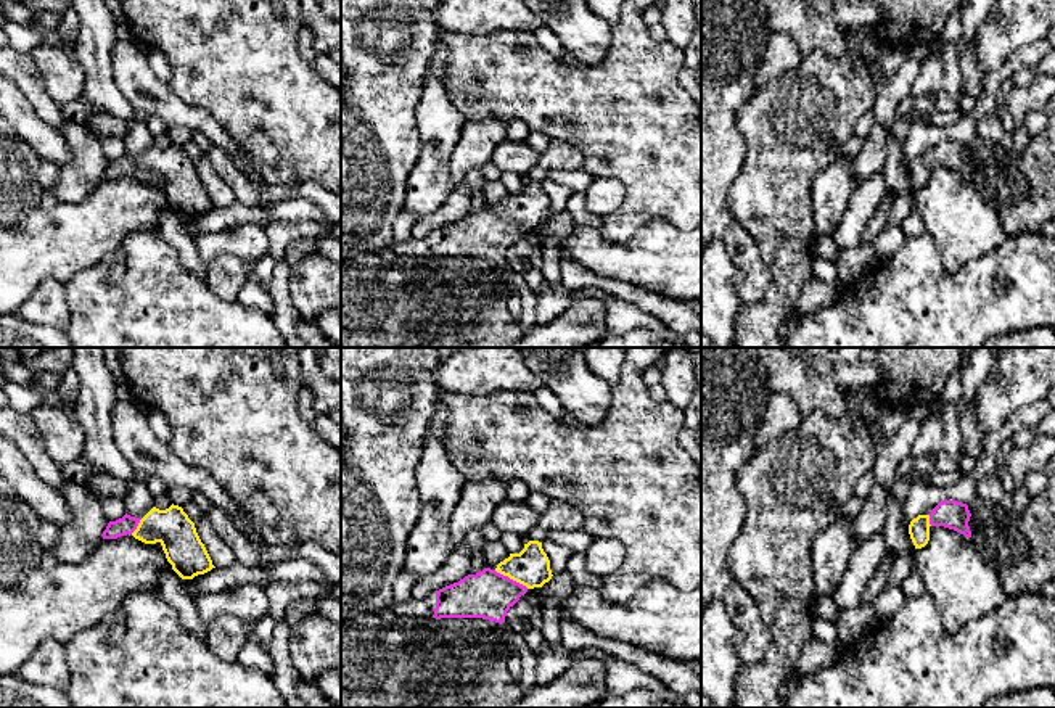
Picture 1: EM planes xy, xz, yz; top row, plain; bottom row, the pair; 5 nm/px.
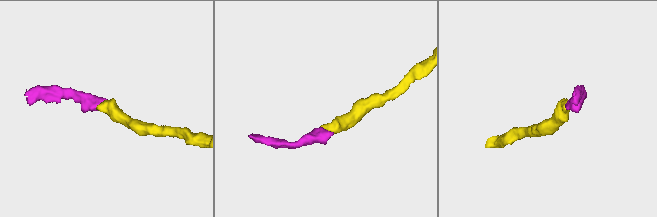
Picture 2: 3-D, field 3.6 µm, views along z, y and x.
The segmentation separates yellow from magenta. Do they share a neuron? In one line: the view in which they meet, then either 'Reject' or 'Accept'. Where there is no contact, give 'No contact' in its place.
Touches yellow in xz. Accept

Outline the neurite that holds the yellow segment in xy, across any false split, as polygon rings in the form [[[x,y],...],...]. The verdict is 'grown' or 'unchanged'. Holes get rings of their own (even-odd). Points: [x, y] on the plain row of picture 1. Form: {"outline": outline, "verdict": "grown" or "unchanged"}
{"outline": [[[179,145],[166,150],[153,146],[143,158],[124,154],[109,161],[103,179],[117,179],[132,174],[145,183],[162,185],[167,201],[182,219],[193,219],[216,208],[201,182],[195,163]]], "verdict": "grown"}

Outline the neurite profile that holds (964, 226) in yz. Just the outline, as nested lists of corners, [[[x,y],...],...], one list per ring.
[[[930,166],[930,180],[917,188],[913,214],[917,214],[938,246],[941,264],[947,274],[955,274],[970,261],[995,251],[1005,240],[1002,220],[975,187],[970,177],[944,167]]]

